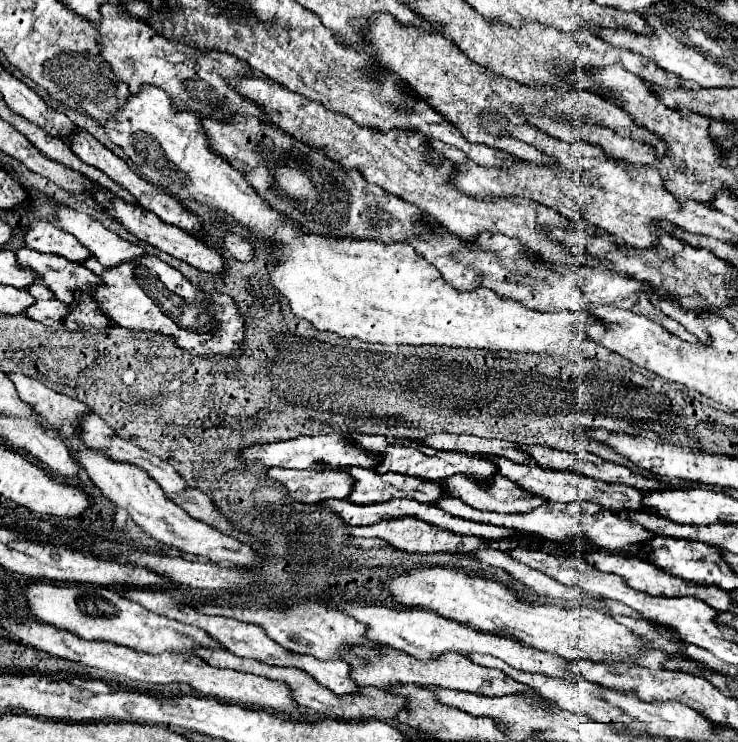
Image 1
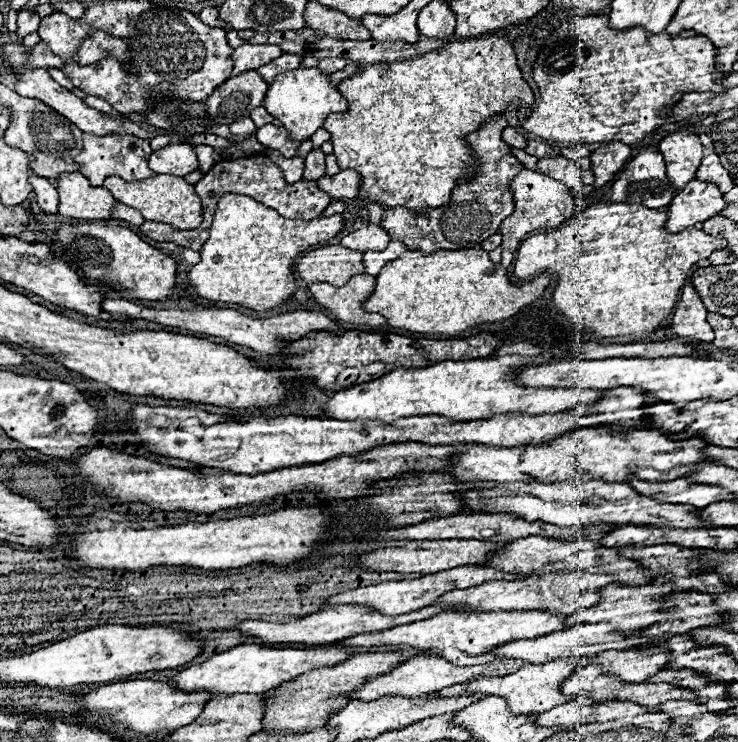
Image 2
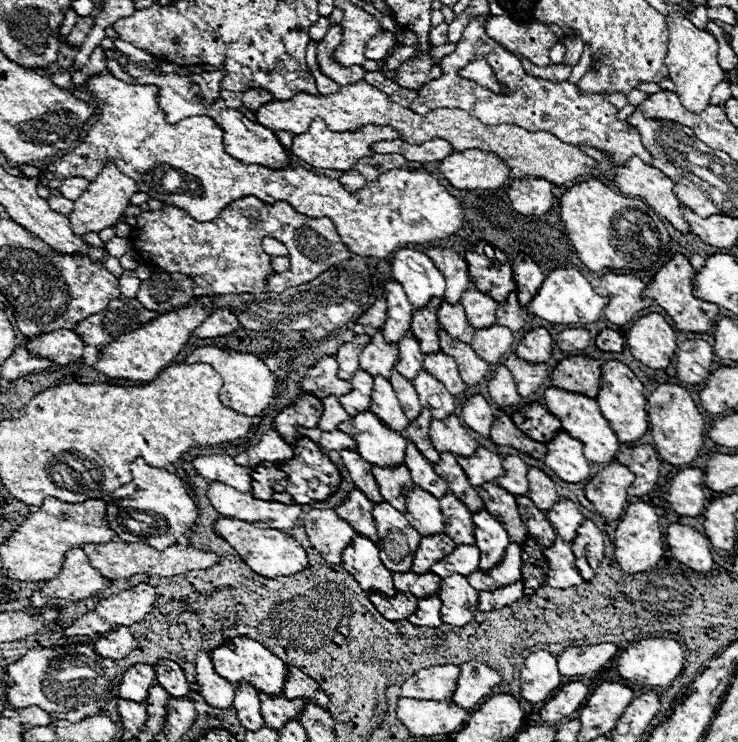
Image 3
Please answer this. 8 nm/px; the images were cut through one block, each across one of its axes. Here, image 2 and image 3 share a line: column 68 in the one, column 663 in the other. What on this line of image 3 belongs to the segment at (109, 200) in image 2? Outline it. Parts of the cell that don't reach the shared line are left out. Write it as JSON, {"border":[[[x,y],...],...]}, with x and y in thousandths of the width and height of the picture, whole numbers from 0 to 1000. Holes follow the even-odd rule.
{"border":[[[856,210],[848,224],[835,224],[837,237],[832,248],[846,261],[870,264],[870,270],[900,291],[924,315],[938,315],[932,299],[927,296],[927,275],[919,270],[913,251],[916,245],[897,235],[892,226],[873,221],[864,210]]]}

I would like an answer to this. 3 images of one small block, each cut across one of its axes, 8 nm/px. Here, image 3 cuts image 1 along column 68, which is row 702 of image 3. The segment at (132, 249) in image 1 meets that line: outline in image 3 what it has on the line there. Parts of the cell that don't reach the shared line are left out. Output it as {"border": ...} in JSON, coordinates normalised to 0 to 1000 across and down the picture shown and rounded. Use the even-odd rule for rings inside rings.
{"border":[[[268,879],[266,884],[266,916],[271,922],[271,933],[276,938],[276,943],[298,957],[314,954],[314,943],[317,943],[317,925],[295,911],[287,900],[287,889],[285,881],[279,879]]]}

